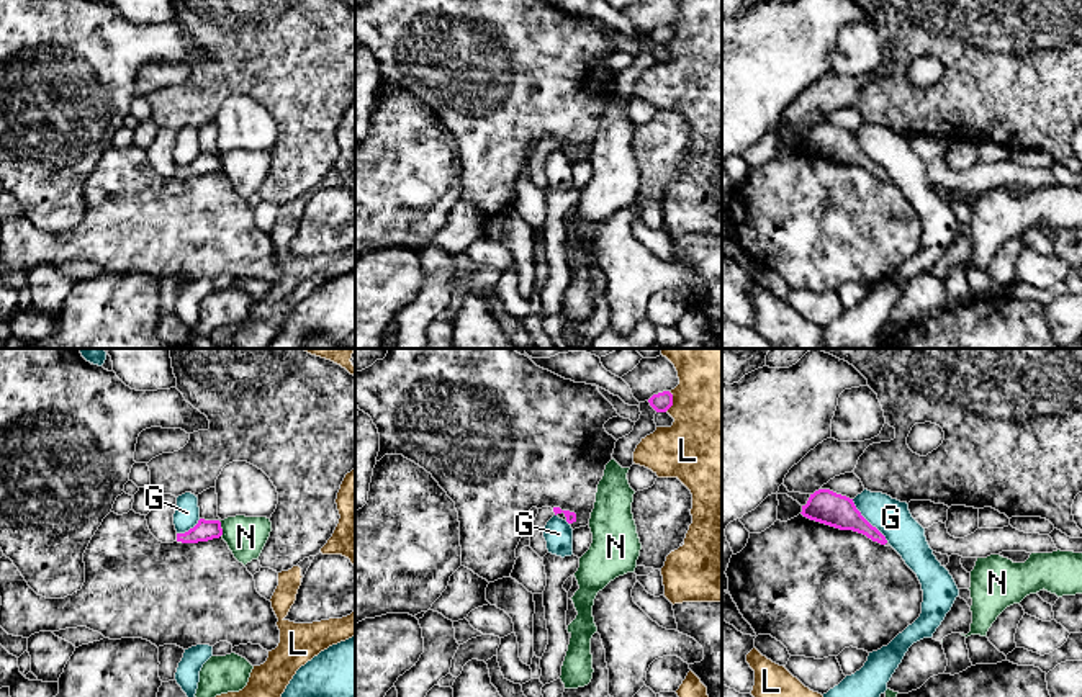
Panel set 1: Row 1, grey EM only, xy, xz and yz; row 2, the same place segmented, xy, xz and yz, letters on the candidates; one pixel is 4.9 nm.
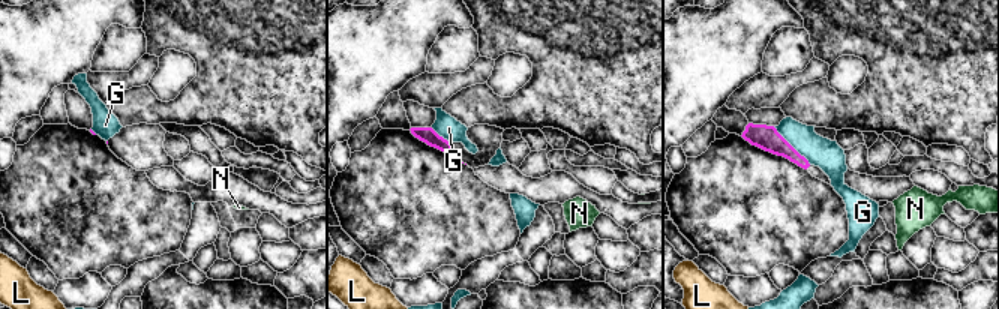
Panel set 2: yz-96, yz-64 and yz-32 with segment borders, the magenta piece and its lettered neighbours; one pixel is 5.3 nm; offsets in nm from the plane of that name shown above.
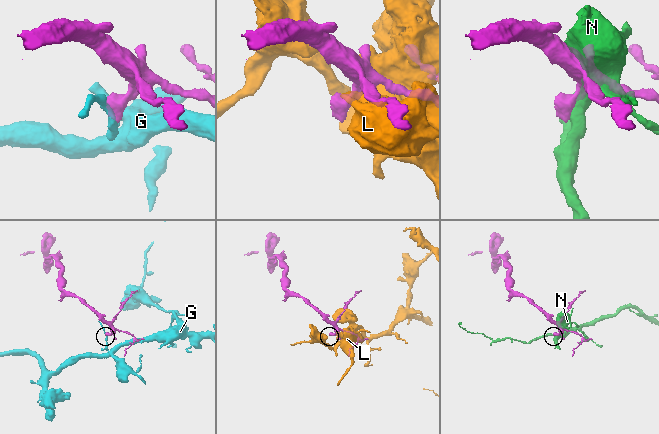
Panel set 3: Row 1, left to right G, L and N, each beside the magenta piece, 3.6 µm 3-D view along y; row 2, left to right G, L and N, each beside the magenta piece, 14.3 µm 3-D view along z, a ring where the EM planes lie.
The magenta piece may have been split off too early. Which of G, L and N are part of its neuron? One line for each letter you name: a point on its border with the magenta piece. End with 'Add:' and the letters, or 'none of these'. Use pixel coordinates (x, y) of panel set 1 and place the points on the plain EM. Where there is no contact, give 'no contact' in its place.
Add: none of these

